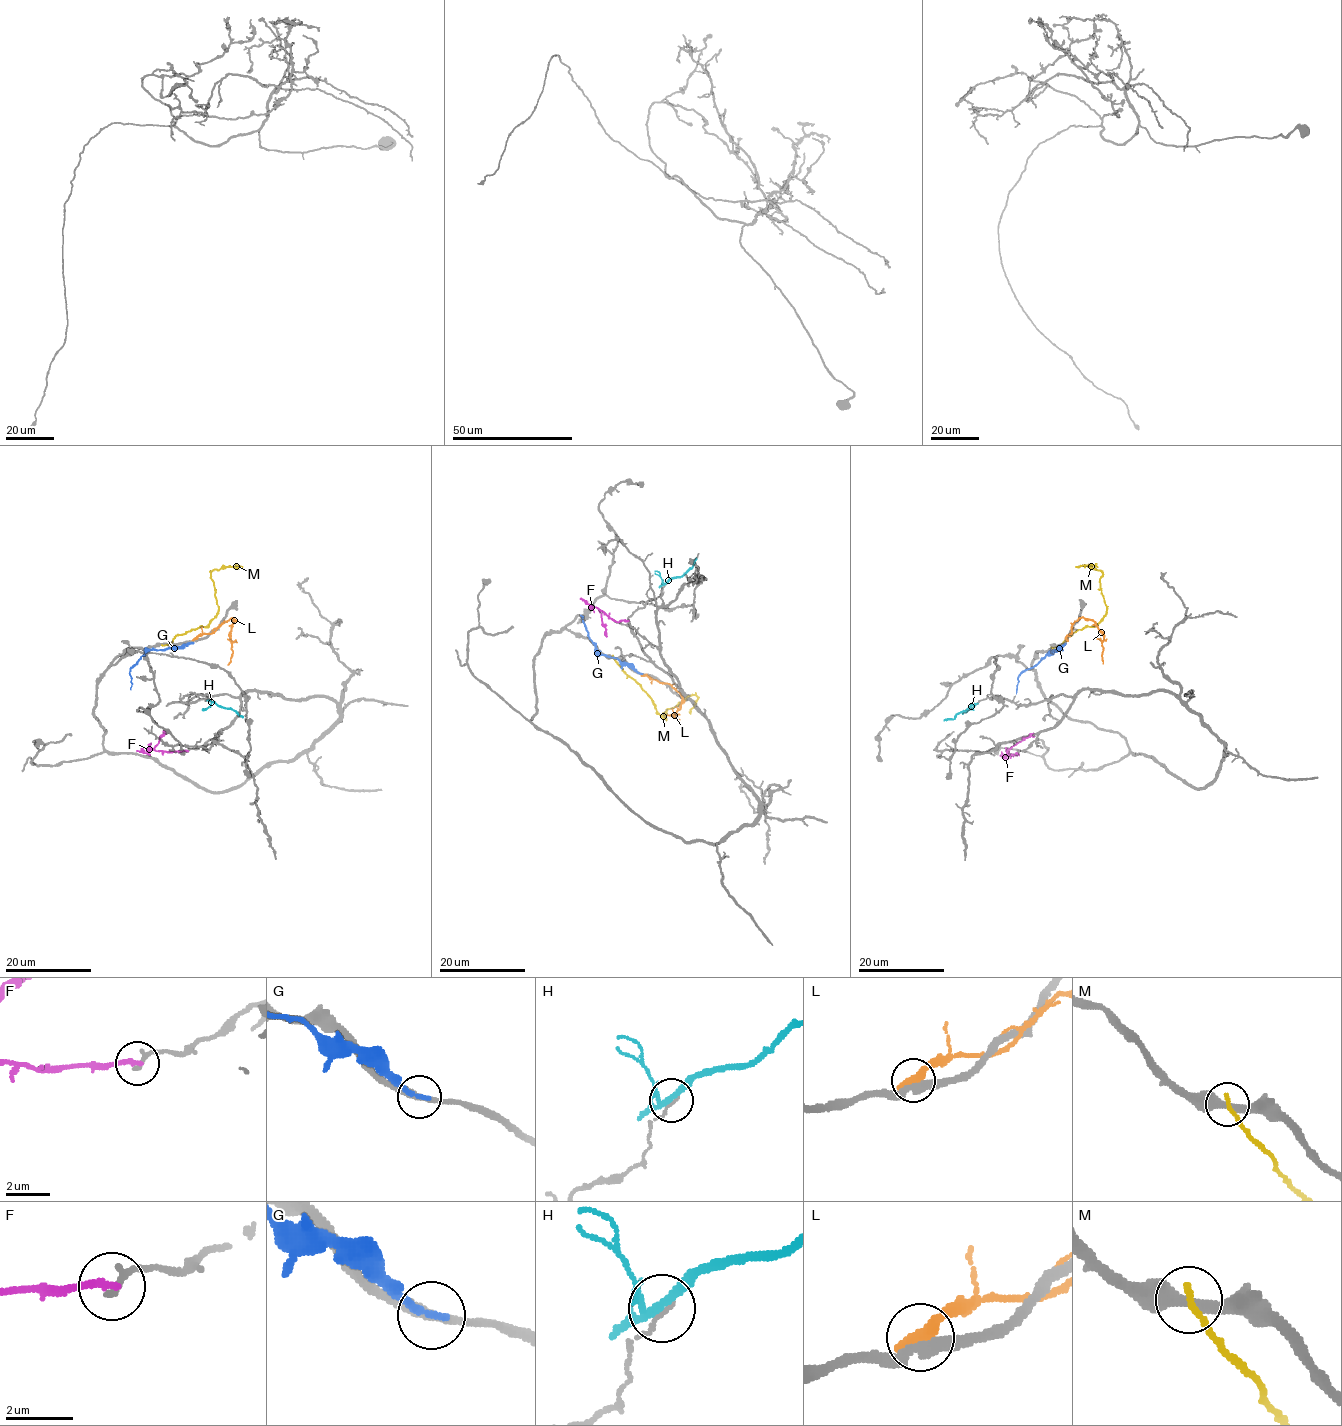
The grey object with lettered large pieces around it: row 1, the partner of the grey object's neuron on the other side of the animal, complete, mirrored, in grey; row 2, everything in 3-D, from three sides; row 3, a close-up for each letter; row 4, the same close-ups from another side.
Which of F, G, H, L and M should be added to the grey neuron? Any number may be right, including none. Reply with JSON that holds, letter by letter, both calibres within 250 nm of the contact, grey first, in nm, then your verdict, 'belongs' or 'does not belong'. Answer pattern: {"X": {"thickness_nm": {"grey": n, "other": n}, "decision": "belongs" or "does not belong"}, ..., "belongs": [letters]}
{"F": {"thickness_nm": {"grey": 220, "other": 260}, "decision": "does not belong"}, "G": {"thickness_nm": {"grey": 280, "other": 280}, "decision": "does not belong"}, "H": {"thickness_nm": {"grey": 130, "other": 200}, "decision": "does not belong"}, "L": {"thickness_nm": {"grey": 280, "other": 480}, "decision": "does not belong"}, "M": {"thickness_nm": {"grey": 360, "other": 190}, "decision": "does not belong"}, "belongs": []}

